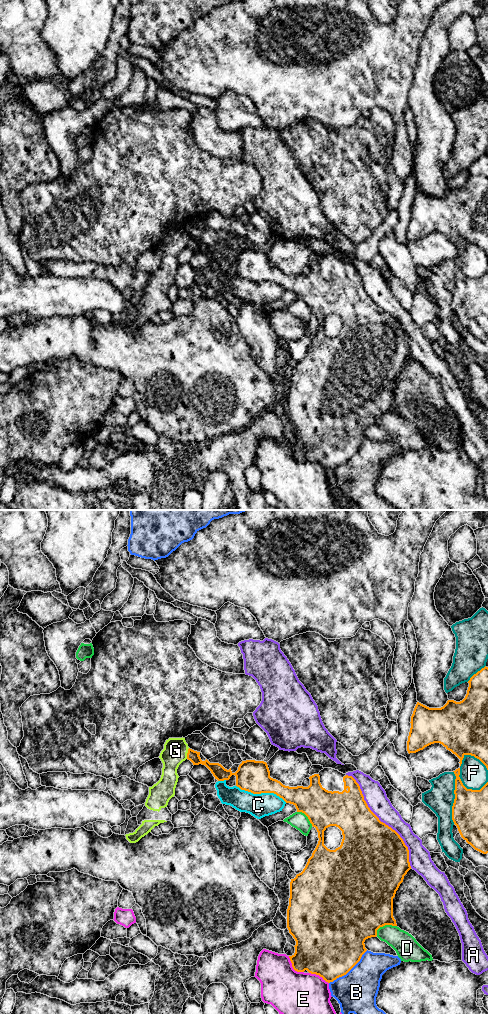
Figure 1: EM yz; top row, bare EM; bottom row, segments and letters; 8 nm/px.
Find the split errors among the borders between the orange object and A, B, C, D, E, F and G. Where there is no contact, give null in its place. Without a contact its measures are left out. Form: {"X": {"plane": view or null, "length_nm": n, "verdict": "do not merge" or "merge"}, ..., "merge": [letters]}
{"A": {"plane": "yz", "length_nm": 900, "verdict": "do not merge"}, "B": {"plane": "yz", "length_nm": 420, "verdict": "do not merge"}, "C": {"plane": "yz", "length_nm": 440, "verdict": "do not merge"}, "D": {"plane": "yz", "length_nm": 190, "verdict": "do not merge"}, "E": {"plane": "yz", "length_nm": 180, "verdict": "do not merge"}, "F": {"plane": "yz", "length_nm": 420, "verdict": "do not merge"}, "G": {"plane": "yz", "length_nm": 90, "verdict": "do not merge"}, "merge": []}

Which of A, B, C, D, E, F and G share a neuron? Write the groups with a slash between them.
A / B / C / D / E / F / G

